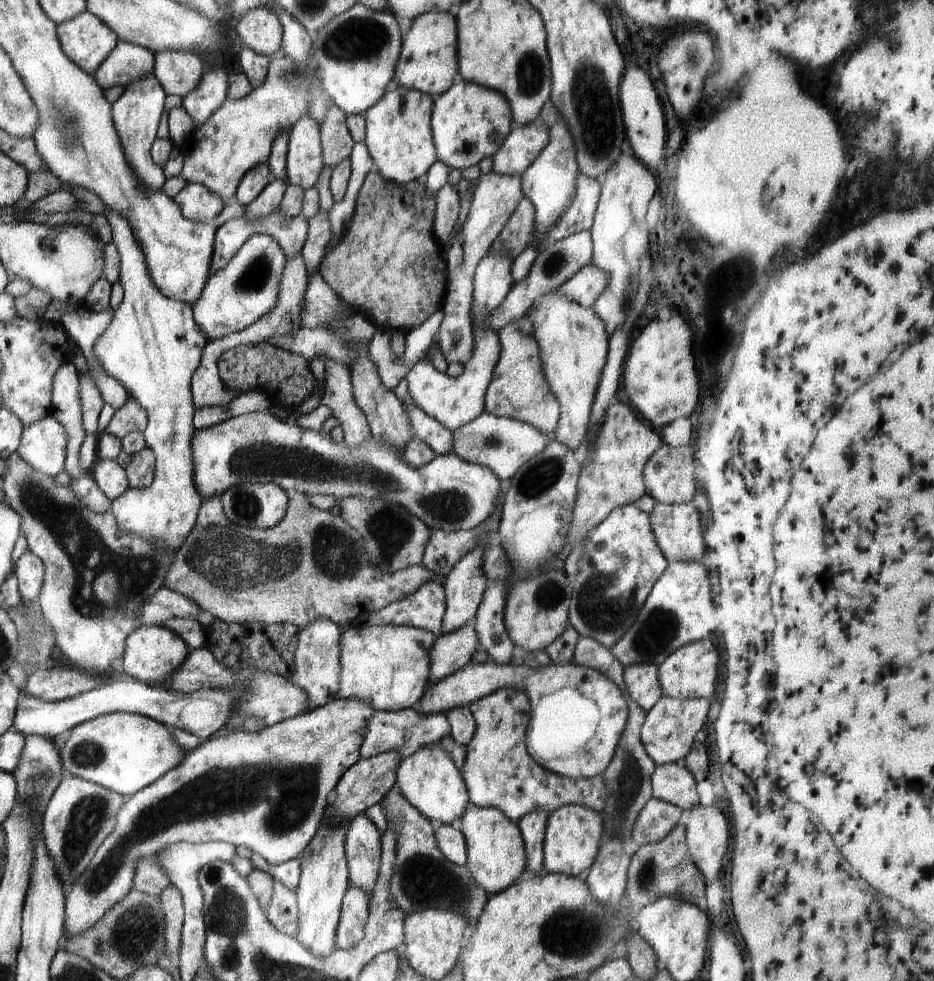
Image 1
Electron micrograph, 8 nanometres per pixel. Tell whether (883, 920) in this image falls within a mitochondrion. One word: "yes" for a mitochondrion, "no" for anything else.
no

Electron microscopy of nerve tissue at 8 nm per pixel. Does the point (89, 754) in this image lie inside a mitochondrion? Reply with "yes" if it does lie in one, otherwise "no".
yes

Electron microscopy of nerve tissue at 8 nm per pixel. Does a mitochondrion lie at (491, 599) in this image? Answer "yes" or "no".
no

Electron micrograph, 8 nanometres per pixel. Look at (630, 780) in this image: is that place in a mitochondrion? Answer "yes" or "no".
yes

